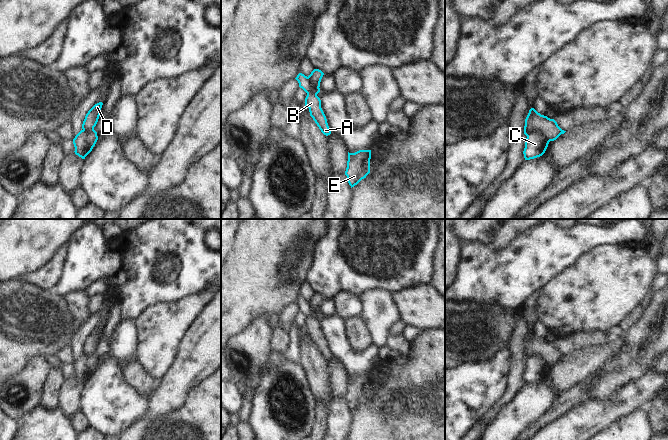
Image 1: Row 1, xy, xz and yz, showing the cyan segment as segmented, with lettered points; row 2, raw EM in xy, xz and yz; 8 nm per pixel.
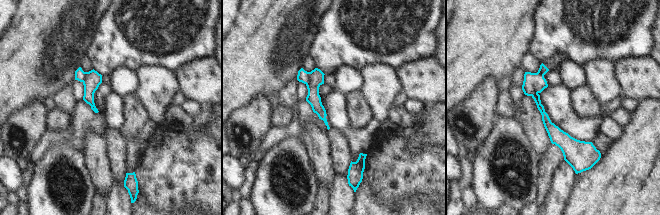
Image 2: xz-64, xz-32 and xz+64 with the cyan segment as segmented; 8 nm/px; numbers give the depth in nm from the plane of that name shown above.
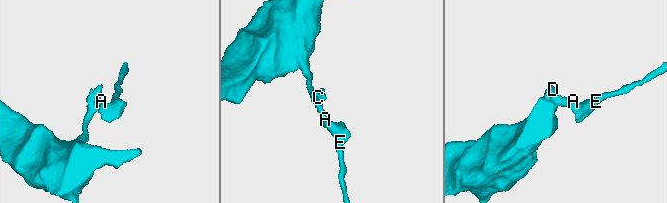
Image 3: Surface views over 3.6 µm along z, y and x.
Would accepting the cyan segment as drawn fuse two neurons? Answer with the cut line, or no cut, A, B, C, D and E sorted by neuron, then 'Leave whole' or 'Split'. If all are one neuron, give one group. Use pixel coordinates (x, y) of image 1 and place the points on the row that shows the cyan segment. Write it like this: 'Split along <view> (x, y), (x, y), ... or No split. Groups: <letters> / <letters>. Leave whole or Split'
Split along yz (526, 134), (532, 131), (541, 131), (549, 141). Groups: A B D E / C. Split.

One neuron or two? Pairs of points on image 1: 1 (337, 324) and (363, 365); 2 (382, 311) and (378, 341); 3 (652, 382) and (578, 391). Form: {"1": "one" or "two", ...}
{"1": "one", "2": "one", "3": "two"}

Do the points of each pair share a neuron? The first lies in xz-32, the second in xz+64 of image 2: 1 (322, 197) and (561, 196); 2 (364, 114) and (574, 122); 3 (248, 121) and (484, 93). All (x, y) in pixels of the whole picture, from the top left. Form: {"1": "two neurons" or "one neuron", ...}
{"1": "two neurons", "2": "two neurons", "3": "one neuron"}

